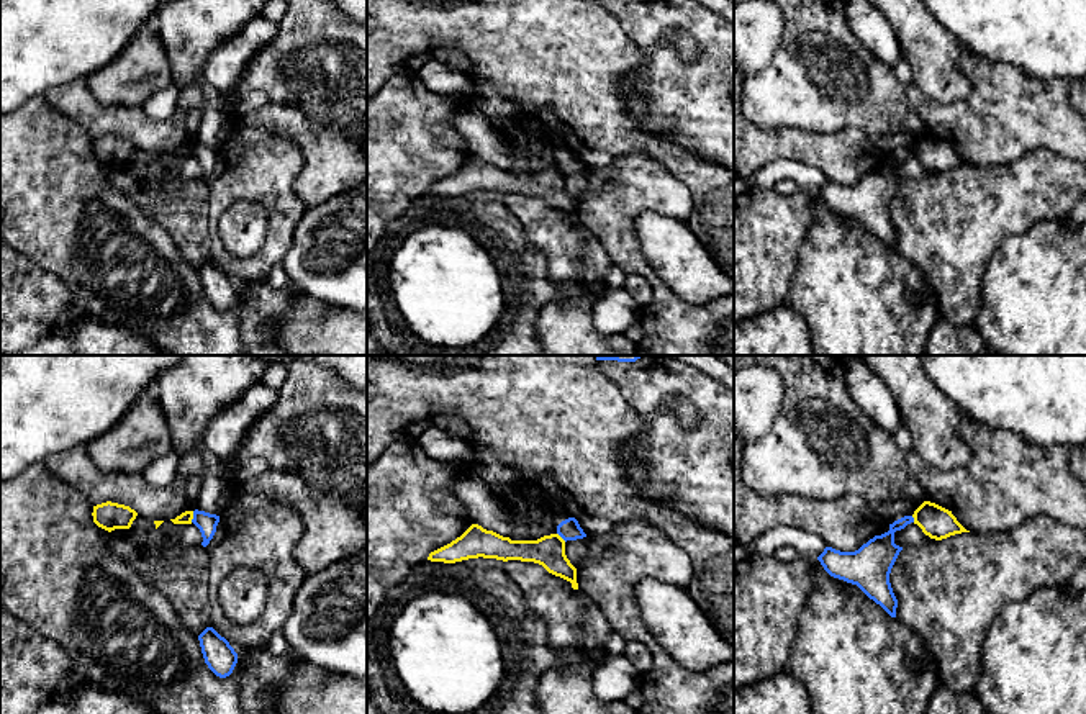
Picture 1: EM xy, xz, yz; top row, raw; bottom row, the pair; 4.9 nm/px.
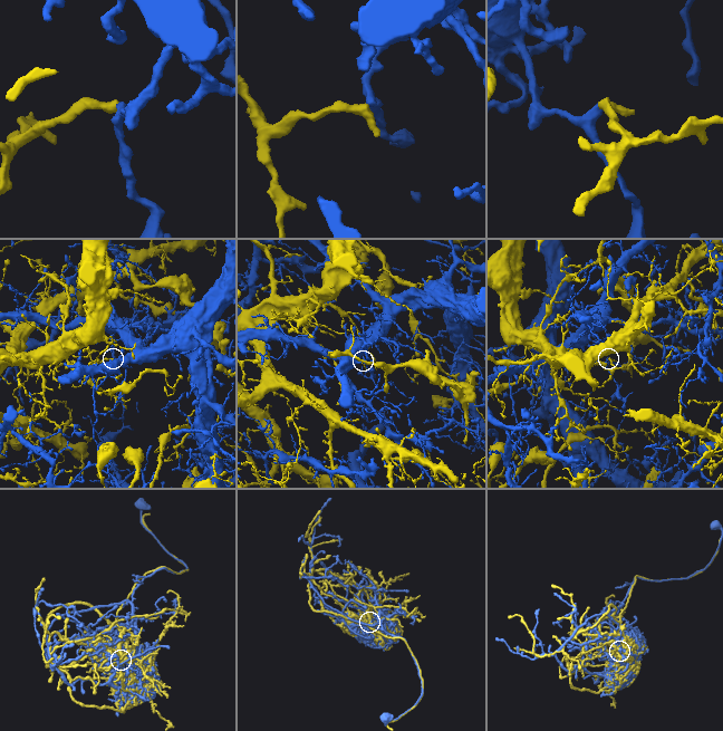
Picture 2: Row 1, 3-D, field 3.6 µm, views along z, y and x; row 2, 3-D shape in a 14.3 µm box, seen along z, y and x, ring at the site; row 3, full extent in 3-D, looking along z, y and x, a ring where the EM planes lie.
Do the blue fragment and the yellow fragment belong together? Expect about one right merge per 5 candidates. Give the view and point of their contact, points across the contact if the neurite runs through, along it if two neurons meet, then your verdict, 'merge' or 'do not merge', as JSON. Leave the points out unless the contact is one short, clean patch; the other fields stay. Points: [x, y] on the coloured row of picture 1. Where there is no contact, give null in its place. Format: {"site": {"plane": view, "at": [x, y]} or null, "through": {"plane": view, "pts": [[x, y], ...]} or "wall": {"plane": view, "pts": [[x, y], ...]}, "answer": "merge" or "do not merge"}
{"site": {"plane": "xy", "at": [194, 516]}, "answer": "do not merge"}

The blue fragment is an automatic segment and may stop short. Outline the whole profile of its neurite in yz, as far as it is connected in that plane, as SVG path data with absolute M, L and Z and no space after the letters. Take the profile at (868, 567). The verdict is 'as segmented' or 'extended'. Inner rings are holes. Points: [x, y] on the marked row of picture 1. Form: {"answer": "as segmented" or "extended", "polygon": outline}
{"answer": "as segmented", "polygon": "M912 516L894 521L888 532L875 536L855 552L826 547L817 560L830 576L857 585L891 617L896 617L898 599L889 583L889 573L903 547L894 544L894 532L911 522L914 522Z"}

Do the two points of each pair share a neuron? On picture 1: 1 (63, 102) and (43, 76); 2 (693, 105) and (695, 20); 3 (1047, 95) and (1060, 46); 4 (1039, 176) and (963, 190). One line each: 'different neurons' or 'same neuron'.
1: different neurons
2: same neuron
3: different neurons
4: same neuron

